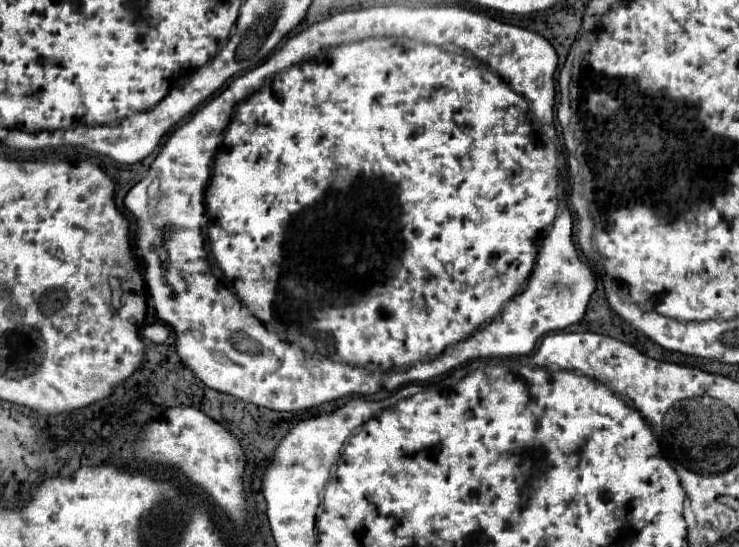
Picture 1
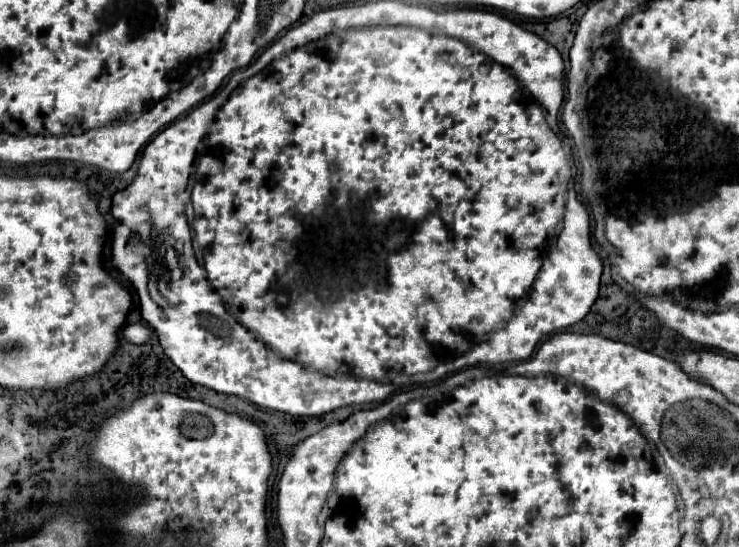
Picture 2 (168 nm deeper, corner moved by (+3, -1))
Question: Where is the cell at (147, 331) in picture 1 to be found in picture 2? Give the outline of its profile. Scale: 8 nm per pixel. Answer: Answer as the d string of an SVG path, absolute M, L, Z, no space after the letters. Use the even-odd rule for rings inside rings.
M135 323L135 325L125 325L123 331L121 331L121 337L129 343L147 343L149 337L151 337L151 329L147 325L141 325L141 323Z

